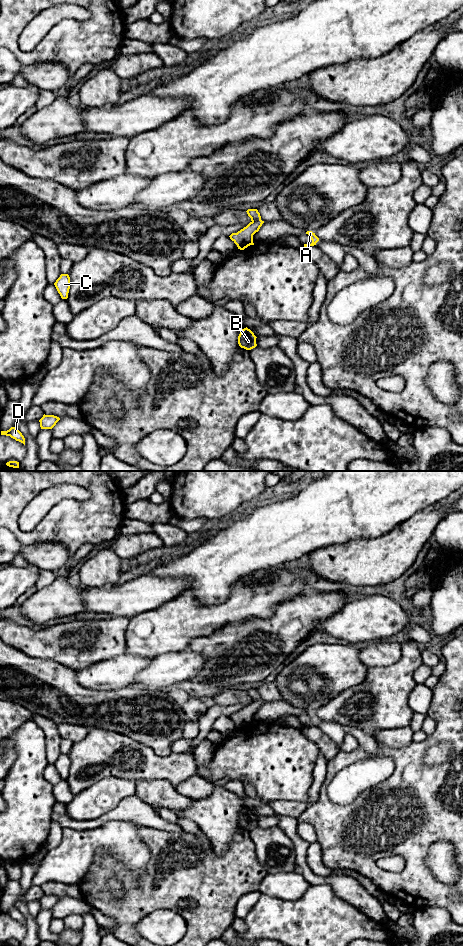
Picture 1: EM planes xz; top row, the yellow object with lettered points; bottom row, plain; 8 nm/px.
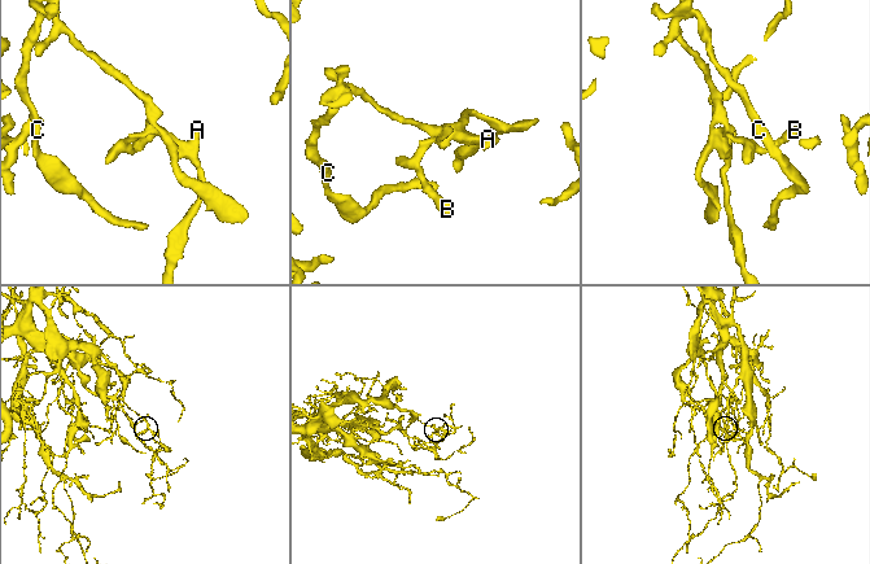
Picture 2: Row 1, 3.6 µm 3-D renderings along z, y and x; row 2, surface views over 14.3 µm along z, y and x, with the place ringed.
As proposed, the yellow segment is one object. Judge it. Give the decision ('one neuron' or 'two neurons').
one neuron

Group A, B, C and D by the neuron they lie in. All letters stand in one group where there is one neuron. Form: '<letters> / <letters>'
A B C D

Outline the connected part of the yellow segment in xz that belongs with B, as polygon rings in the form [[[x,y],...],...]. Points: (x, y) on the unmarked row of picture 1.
[[[246,807],[241,810],[238,816],[238,824],[241,828],[251,830],[257,826],[256,818],[254,813]]]

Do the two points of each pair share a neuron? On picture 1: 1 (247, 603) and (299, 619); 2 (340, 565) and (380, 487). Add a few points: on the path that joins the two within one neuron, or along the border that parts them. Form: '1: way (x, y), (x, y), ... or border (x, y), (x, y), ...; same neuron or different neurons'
1: border (293, 598), (277, 604), (268, 617), (250, 617); different neurons
2: border (376, 536), (360, 537), (330, 545); different neurons

